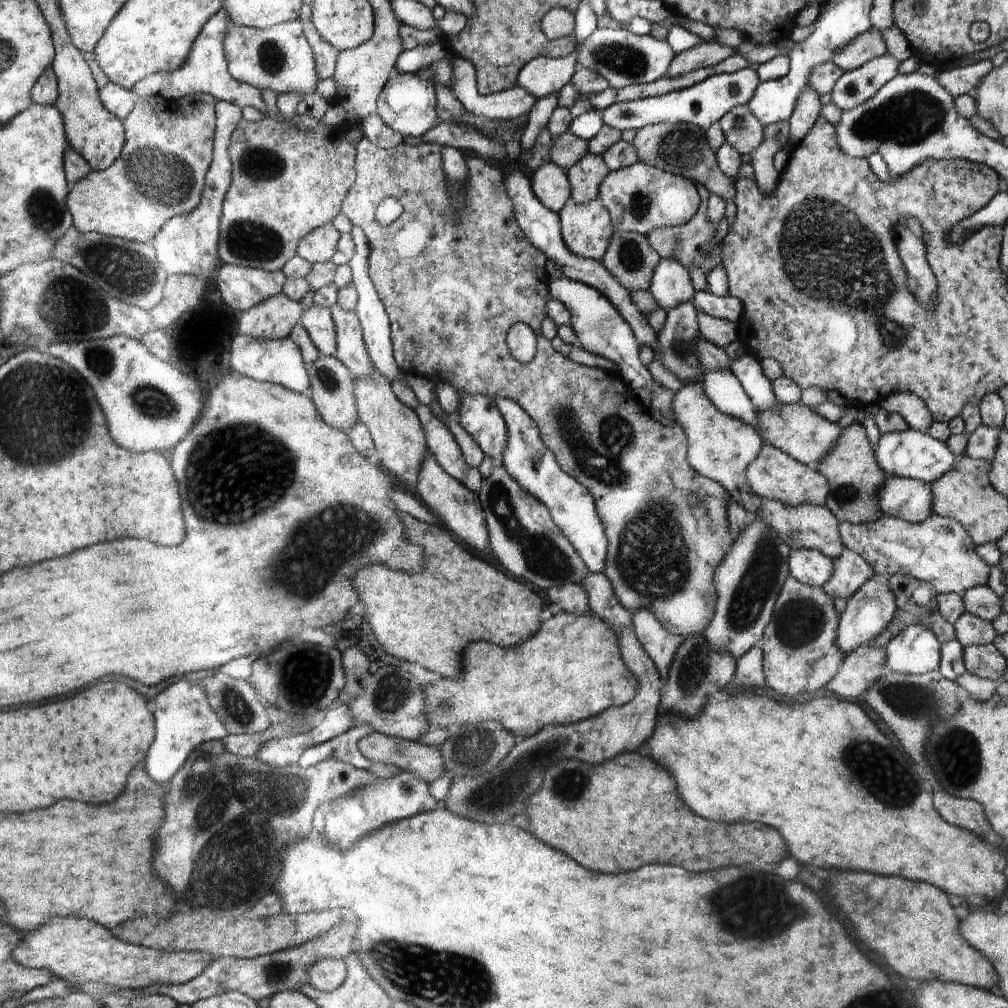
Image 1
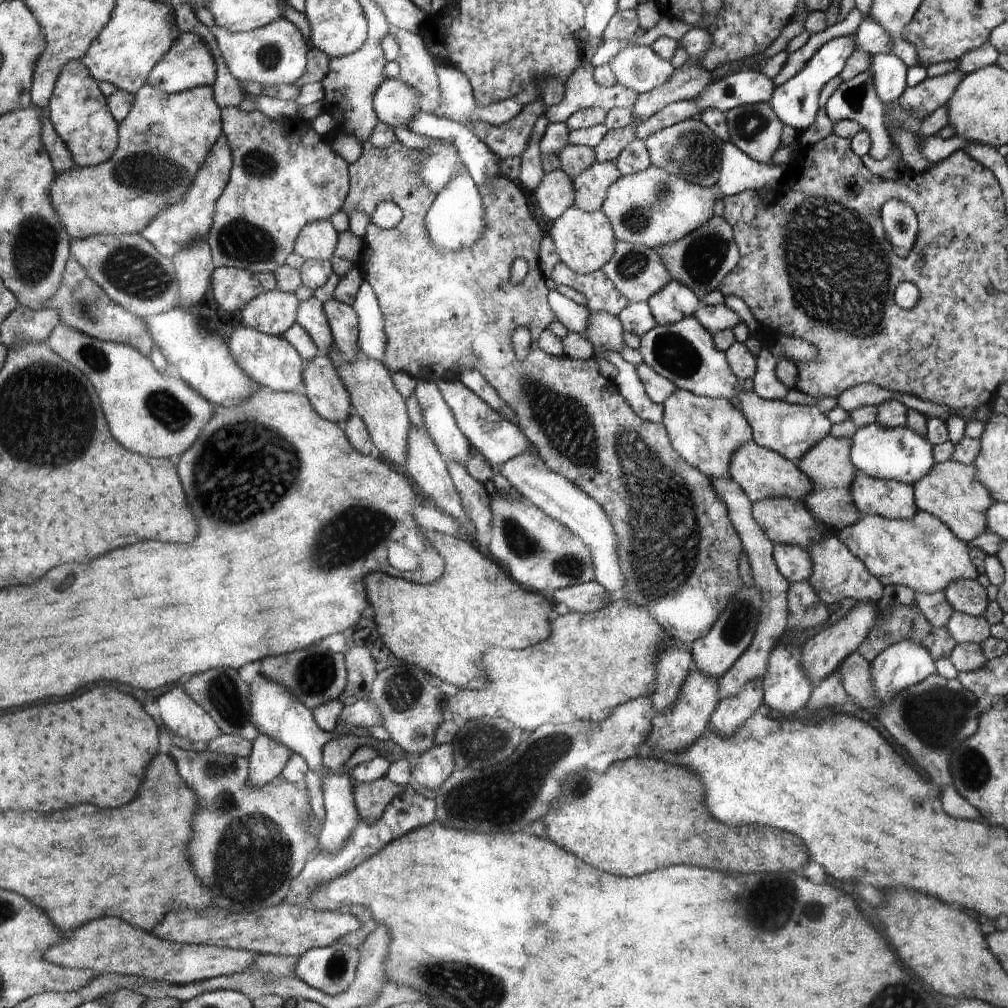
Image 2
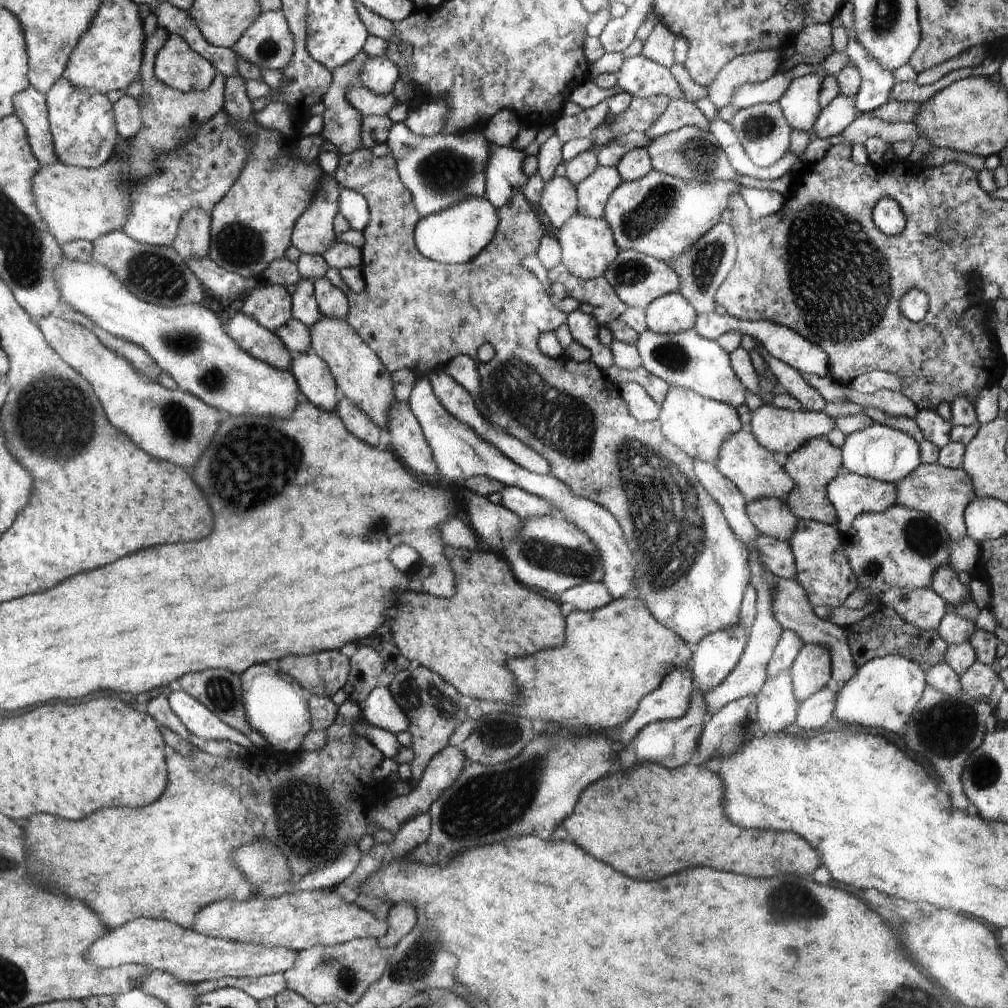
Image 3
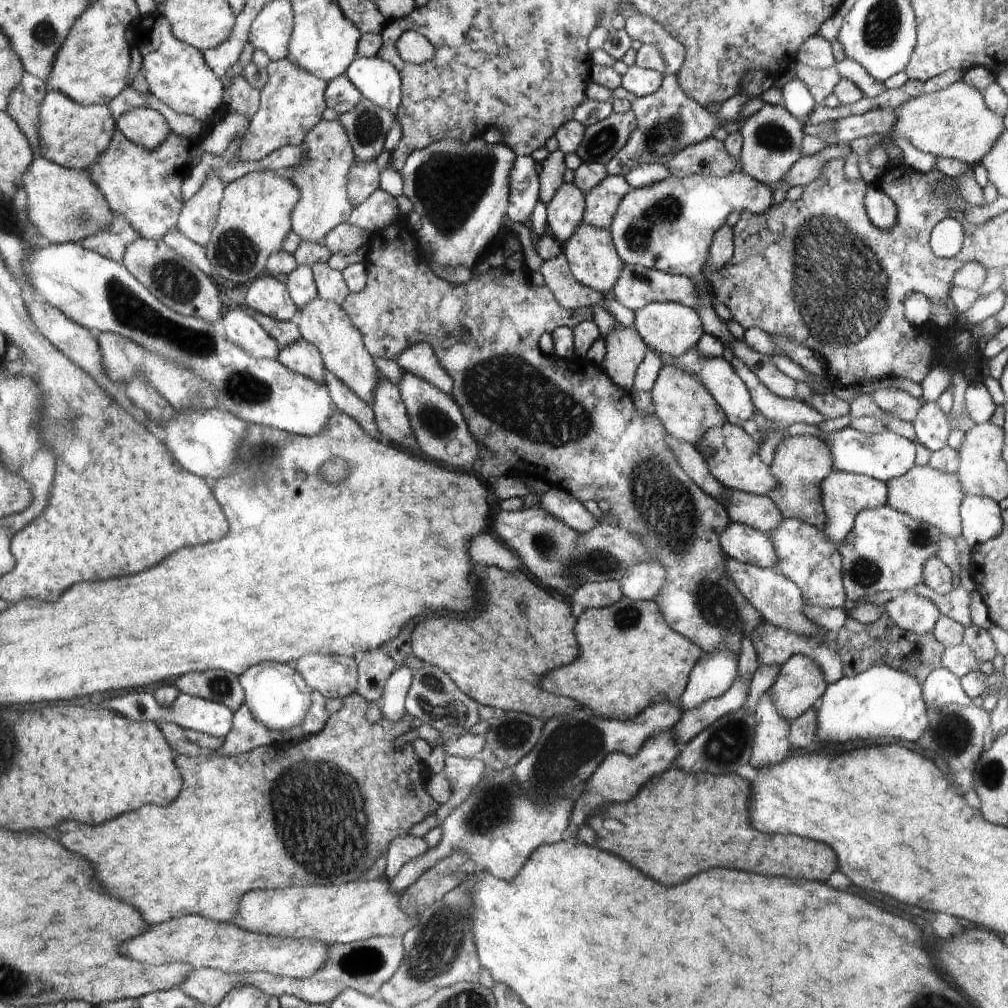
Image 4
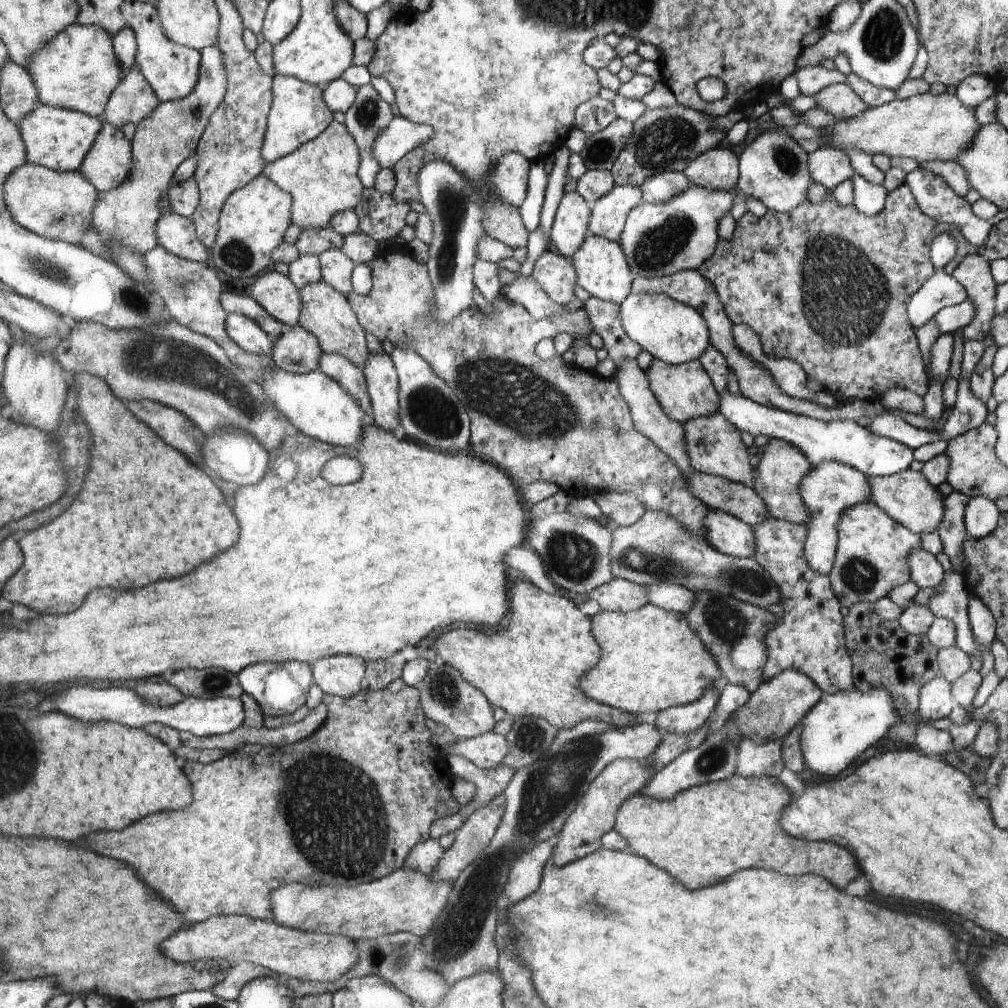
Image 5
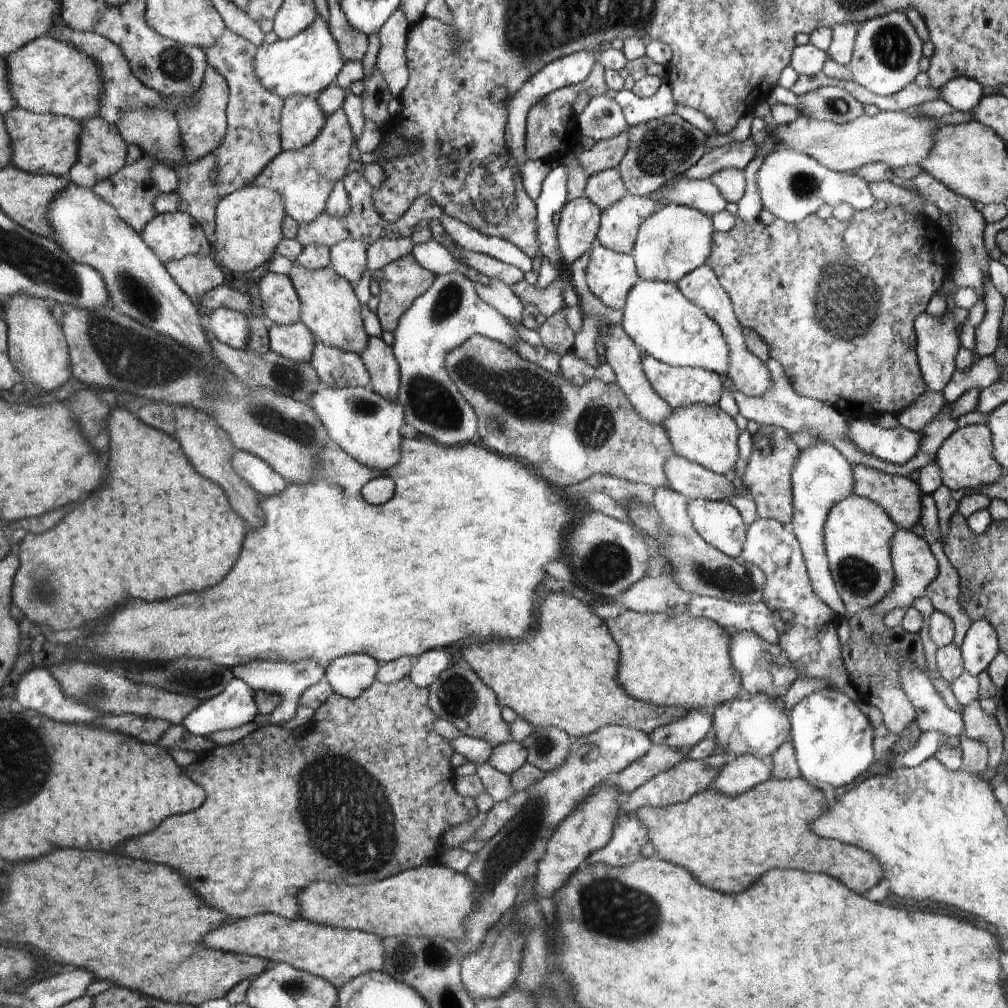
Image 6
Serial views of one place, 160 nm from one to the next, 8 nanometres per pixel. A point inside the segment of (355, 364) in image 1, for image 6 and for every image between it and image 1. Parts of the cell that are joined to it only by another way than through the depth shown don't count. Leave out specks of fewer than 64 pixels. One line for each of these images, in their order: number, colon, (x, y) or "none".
2: (344, 322)
3: (333, 303)
4: (331, 284)
5: (337, 269)
6: (348, 258)

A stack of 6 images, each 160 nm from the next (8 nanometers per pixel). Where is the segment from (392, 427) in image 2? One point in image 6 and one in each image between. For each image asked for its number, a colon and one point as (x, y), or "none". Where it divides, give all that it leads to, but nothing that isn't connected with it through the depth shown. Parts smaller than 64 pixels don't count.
3: (360, 374)
4: (324, 323)
5: (326, 313)
6: (331, 310)

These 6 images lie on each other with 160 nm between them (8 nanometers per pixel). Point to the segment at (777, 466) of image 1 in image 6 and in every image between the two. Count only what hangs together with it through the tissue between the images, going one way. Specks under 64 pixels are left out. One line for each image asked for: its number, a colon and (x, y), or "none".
2: (762, 474)
3: (742, 460)
4: (732, 457)
5: (713, 445)
6: (706, 435)

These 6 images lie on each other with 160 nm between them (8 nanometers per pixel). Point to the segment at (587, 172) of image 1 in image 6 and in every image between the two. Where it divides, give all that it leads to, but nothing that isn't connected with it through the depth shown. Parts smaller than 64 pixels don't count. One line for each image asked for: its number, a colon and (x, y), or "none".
2: (591, 187)
3: (594, 193)
4: (602, 203)
5: (609, 215)
6: (619, 224)

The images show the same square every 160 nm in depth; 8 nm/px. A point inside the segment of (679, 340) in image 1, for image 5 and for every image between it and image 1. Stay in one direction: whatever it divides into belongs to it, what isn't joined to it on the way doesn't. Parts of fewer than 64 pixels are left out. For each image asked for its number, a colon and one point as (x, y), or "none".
2: (684, 353)
3: (687, 360)
4: (718, 375)
5: (840, 440)

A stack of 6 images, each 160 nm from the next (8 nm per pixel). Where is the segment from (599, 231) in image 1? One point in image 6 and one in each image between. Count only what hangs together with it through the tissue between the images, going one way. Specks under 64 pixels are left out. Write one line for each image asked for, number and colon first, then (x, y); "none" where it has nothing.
2: (584, 240)
3: (588, 248)
4: (594, 261)
5: (602, 268)
6: (610, 276)

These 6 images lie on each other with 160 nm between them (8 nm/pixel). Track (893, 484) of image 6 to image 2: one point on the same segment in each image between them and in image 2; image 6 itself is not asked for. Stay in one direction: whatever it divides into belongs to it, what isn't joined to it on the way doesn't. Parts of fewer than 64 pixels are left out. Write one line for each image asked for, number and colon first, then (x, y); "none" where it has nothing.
2: (951, 491)
3: (942, 493)
4: (925, 493)
5: (907, 497)

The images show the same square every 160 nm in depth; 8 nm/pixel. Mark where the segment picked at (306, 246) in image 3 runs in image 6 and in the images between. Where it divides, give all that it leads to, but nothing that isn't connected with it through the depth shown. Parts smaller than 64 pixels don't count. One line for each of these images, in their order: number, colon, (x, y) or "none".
4: (322, 179)
5: (321, 177)
6: (305, 177)

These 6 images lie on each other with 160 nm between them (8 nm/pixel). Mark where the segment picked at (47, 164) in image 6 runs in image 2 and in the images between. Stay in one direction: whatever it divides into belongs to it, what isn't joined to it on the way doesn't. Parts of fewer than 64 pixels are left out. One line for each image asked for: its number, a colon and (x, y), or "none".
2: (78, 111)
3: (85, 133)
4: (72, 135)
5: (57, 138)

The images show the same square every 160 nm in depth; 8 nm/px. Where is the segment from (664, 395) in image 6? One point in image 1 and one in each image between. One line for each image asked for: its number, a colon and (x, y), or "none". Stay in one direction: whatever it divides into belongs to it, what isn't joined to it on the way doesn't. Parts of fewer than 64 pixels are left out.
1: (720, 447)
2: (706, 431)
3: (697, 425)
4: (681, 401)
5: (686, 391)

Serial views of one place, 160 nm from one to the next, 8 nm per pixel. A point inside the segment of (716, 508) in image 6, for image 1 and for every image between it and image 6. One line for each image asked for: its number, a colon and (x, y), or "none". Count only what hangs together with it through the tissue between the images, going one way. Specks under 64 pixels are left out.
1: (811, 567)
2: (795, 563)
3: (775, 557)
4: (738, 541)
5: (729, 535)

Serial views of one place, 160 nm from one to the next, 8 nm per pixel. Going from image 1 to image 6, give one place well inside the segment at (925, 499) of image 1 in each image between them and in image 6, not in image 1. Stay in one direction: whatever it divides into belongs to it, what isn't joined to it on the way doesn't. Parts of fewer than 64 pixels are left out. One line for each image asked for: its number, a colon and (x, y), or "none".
2: (873, 496)
3: (851, 494)
4: (844, 495)
5: (830, 488)
6: (822, 477)

